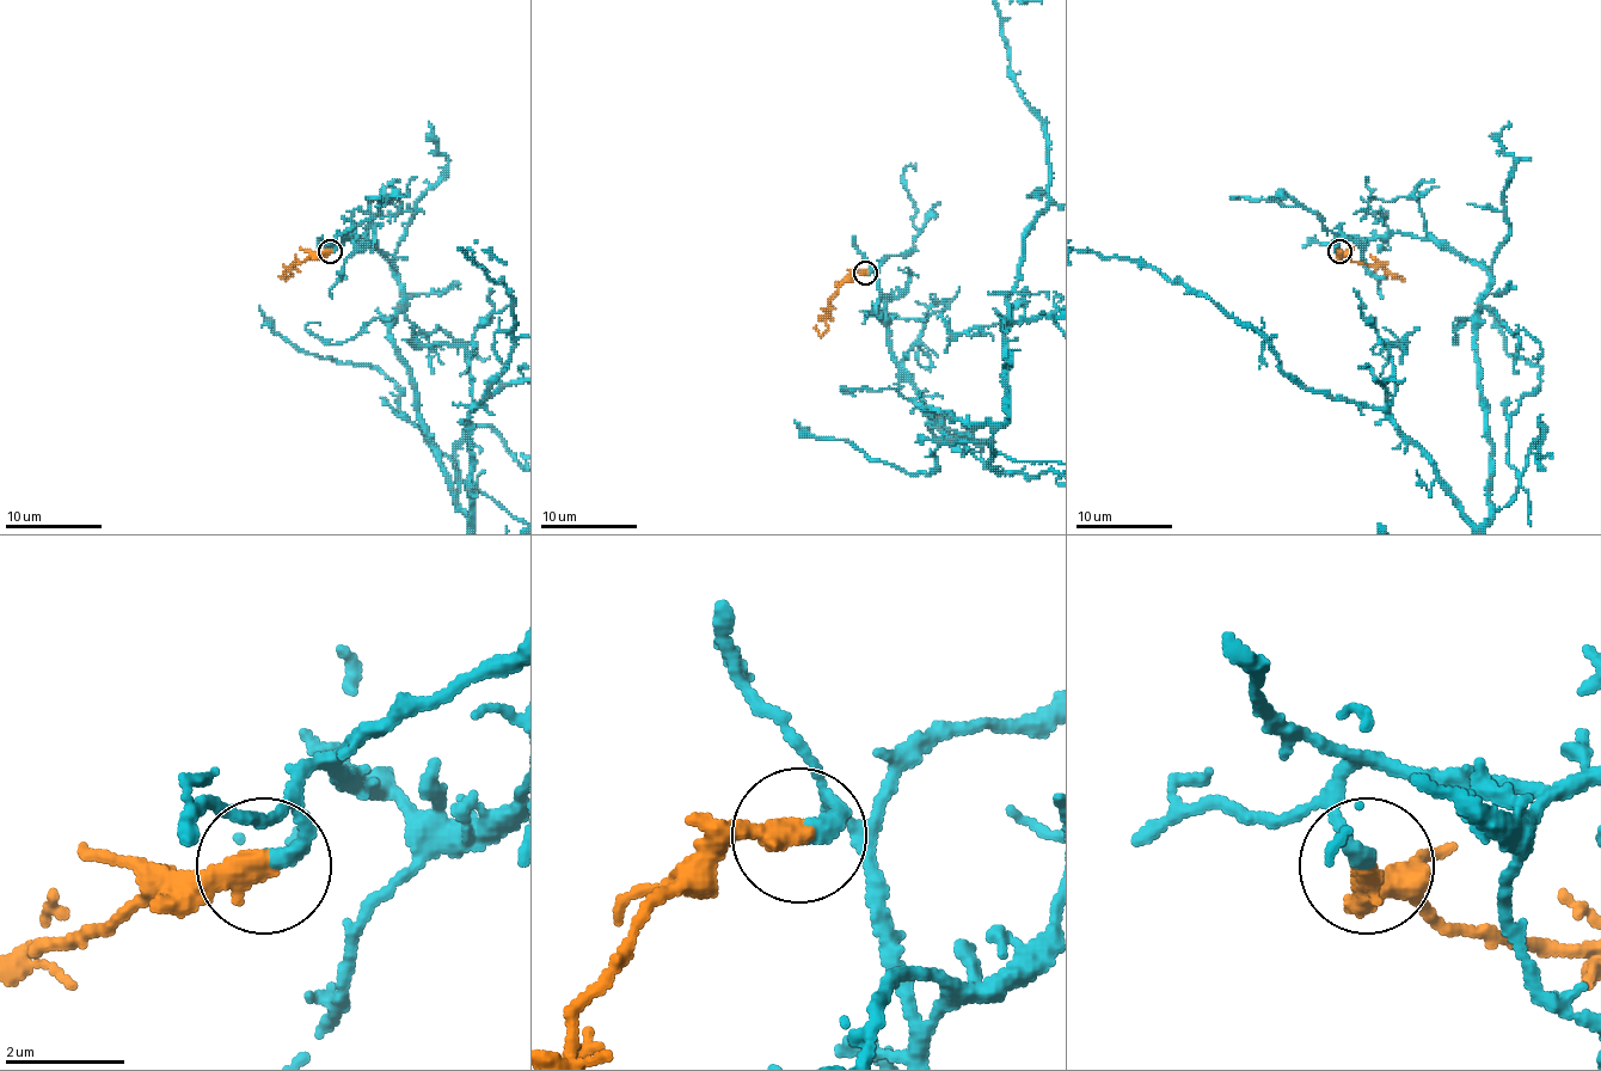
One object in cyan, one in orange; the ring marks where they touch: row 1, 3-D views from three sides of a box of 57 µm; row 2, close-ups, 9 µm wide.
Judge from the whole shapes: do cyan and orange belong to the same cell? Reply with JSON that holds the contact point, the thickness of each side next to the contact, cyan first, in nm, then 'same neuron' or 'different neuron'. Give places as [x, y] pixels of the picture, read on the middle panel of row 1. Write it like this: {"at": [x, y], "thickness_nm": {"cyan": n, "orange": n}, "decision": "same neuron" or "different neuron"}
{"at": [865, 273], "thickness_nm": {"cyan": 320, "orange": 440}, "decision": "same neuron"}

